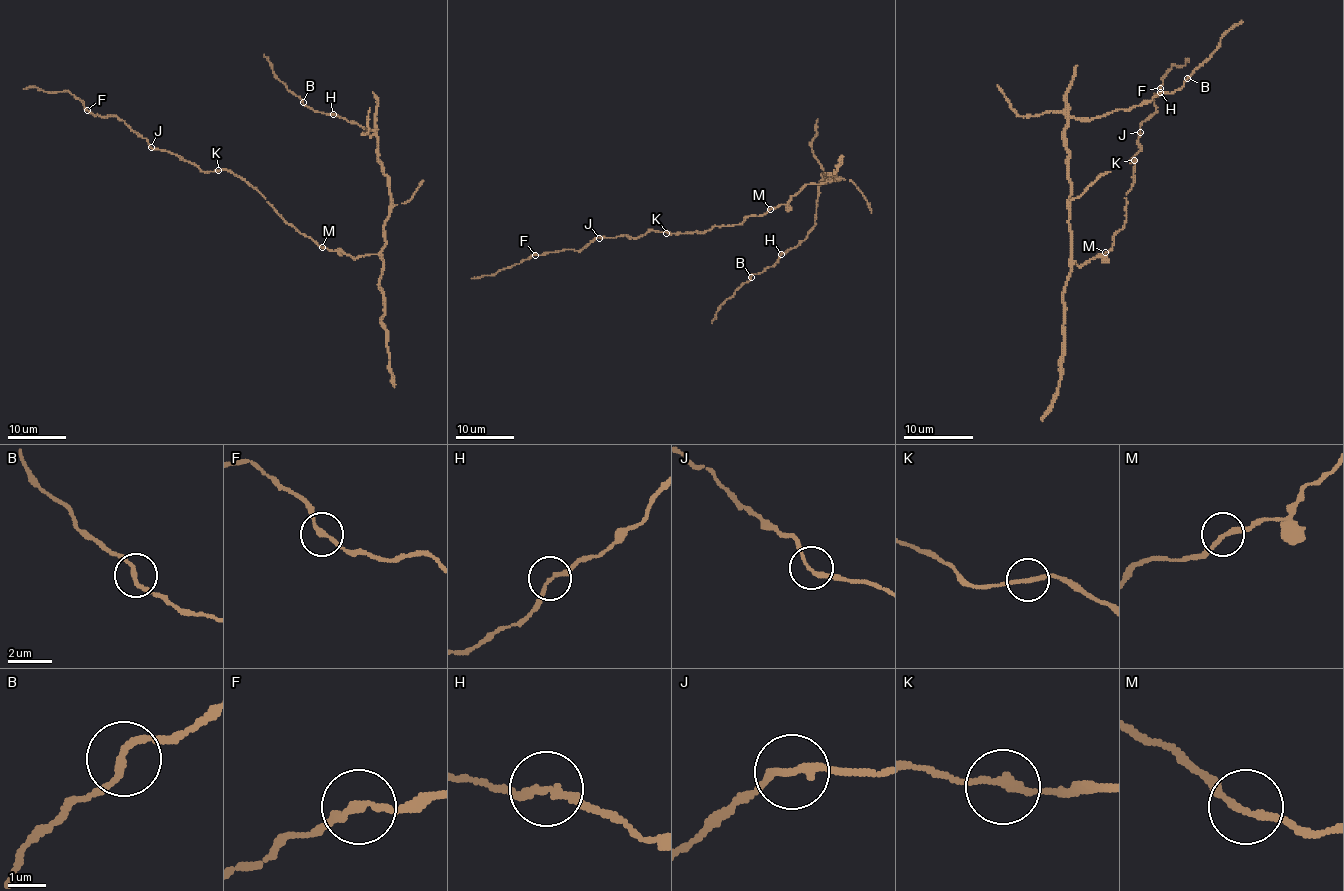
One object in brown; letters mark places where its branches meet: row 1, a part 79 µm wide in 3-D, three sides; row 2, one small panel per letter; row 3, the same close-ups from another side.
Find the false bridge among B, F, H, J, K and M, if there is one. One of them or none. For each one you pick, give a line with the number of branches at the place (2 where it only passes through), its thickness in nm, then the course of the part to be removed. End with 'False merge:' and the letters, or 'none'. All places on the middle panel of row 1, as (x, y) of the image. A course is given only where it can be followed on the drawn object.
False merge: none

